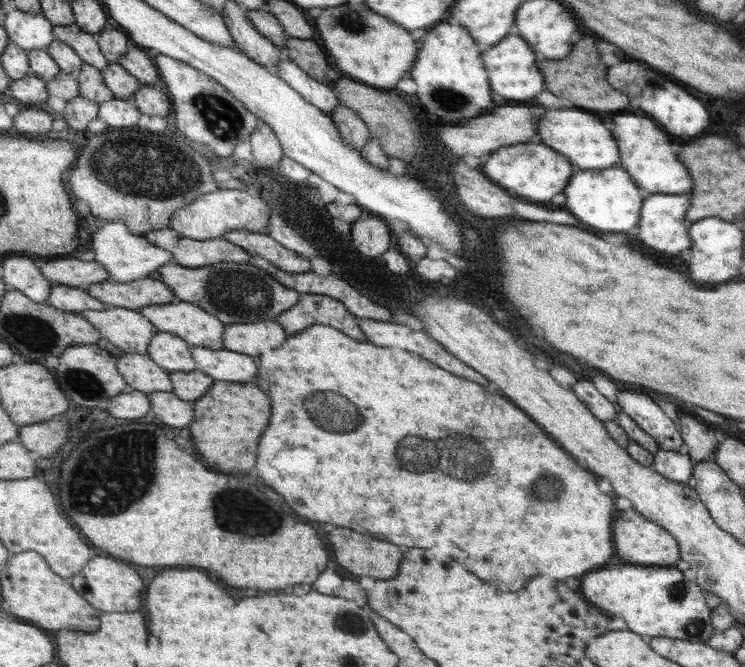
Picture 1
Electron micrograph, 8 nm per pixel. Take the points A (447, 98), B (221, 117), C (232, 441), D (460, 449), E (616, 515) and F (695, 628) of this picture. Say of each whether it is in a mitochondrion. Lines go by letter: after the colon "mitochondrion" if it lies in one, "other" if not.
A: mitochondrion
B: mitochondrion
C: other
D: mitochondrion
E: other
F: mitochondrion

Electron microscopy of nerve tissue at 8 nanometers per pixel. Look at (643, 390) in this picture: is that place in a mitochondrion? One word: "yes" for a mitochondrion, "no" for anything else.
no

